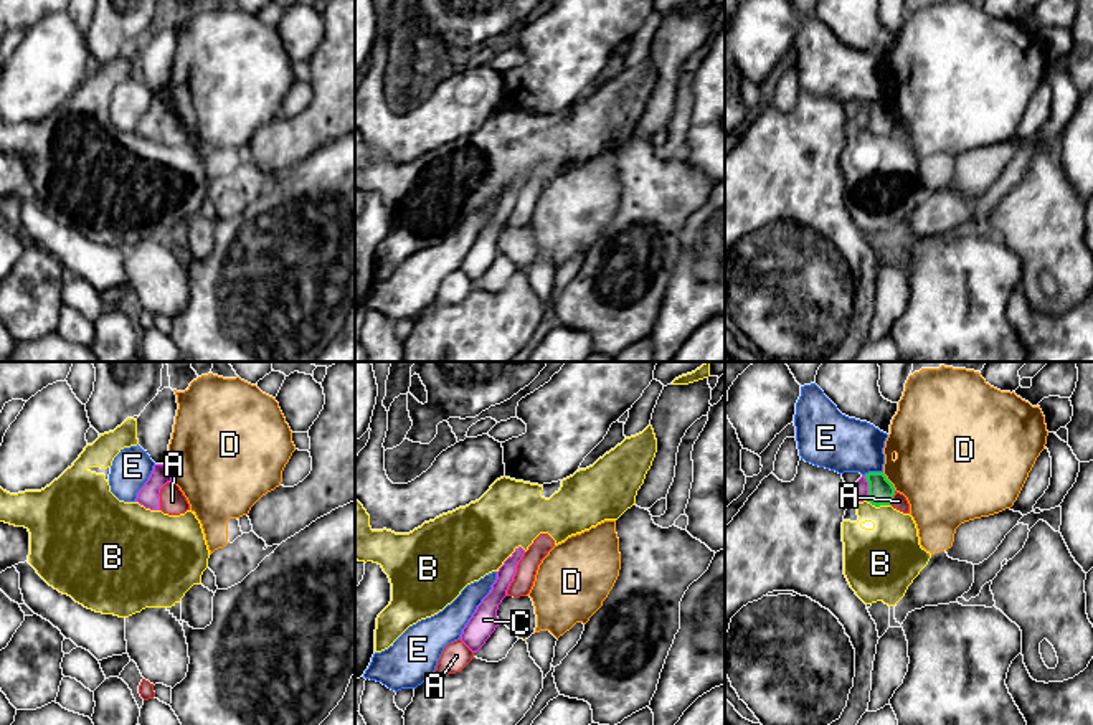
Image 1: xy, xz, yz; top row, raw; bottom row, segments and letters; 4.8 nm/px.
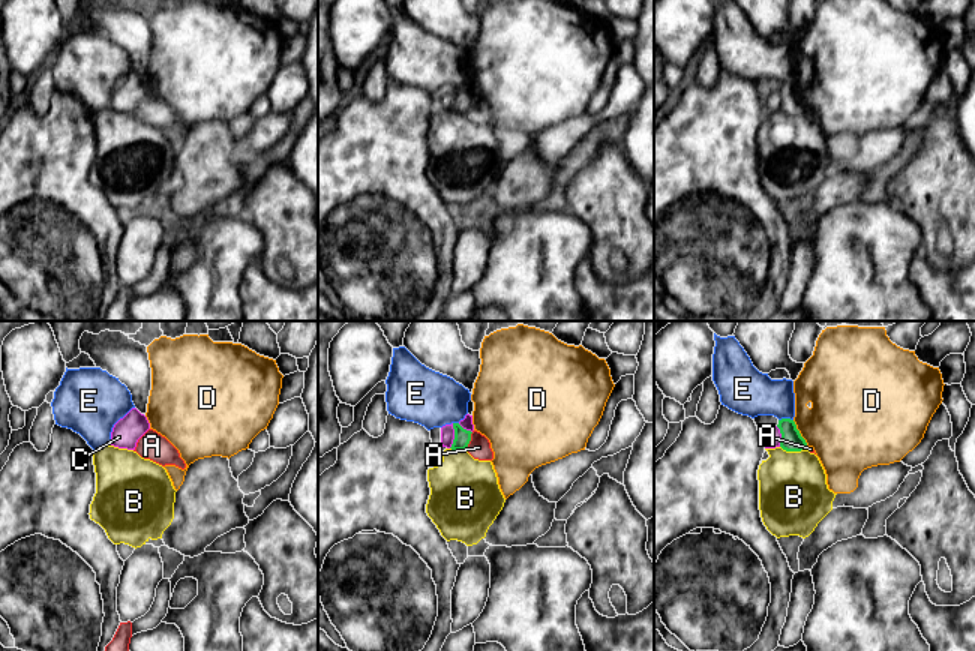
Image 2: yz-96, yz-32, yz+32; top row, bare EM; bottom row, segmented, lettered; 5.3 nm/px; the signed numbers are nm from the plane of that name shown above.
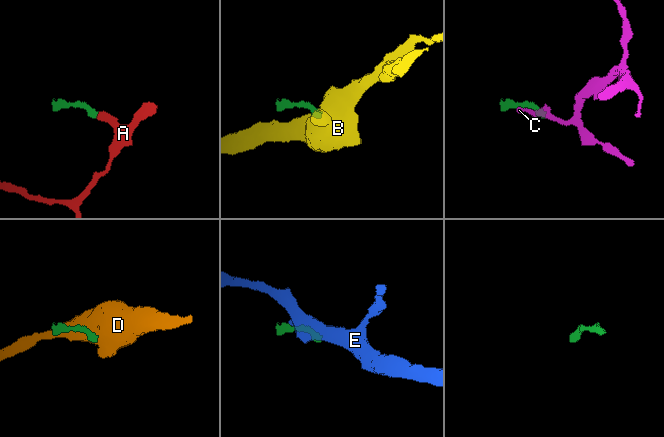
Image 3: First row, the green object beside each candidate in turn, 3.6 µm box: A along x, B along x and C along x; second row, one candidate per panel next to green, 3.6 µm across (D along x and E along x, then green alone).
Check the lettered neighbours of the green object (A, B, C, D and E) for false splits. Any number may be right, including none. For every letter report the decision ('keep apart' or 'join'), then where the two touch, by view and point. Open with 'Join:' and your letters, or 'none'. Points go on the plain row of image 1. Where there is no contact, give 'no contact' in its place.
Join: A
A: join | yz (892, 127)
B: keep apart | yz (877, 136)
C: keep apart | yz (869, 118)
D: keep apart | yz (889, 111)
E: keep apart | yz (872, 103)

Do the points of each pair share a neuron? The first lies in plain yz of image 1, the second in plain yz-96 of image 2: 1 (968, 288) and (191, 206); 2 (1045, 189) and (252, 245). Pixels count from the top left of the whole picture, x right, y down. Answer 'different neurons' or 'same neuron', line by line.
1: different neurons
2: different neurons

